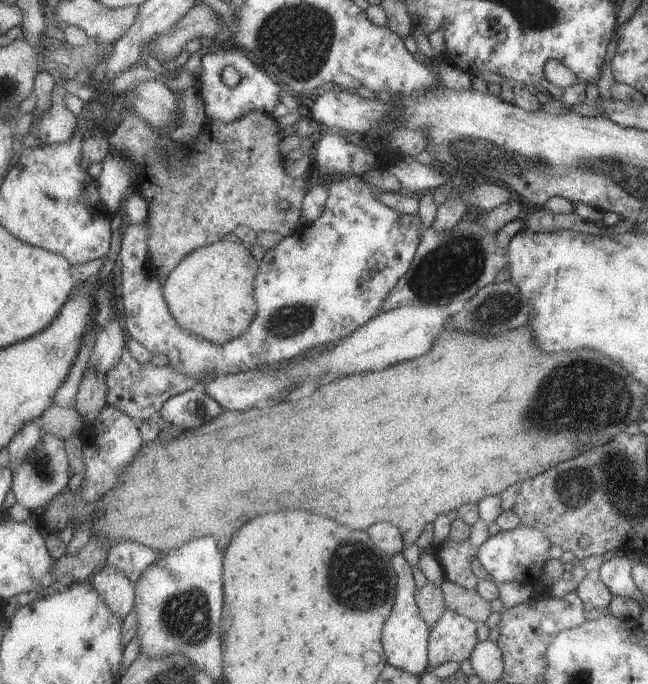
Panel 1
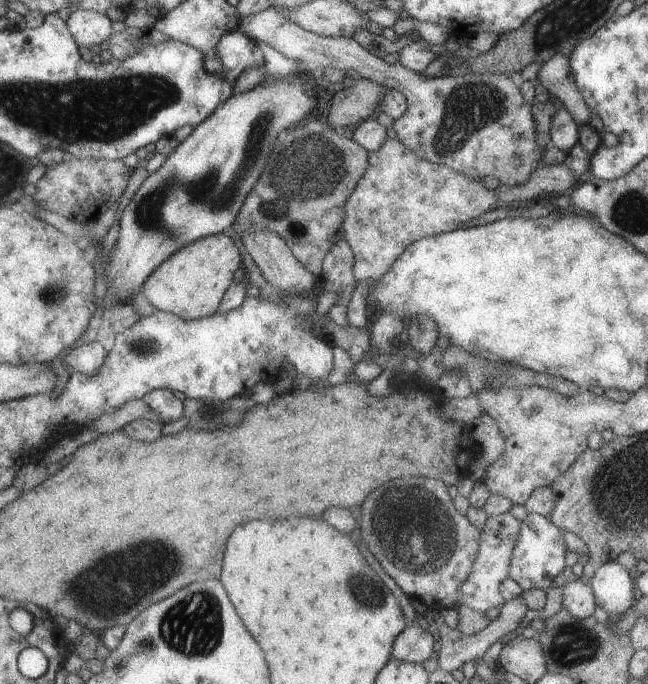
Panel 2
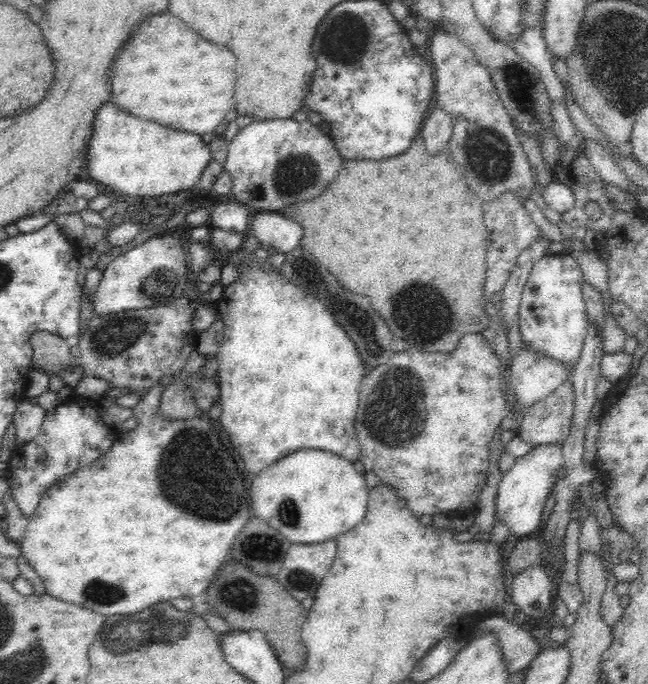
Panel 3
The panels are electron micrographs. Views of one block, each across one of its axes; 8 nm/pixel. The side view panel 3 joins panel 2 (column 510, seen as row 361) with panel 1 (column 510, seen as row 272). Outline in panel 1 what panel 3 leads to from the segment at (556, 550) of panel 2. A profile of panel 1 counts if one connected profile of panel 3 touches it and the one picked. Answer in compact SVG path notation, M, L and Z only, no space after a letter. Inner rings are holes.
M520 522L513 530L499 530L495 535L487 537L477 547L476 557L495 583L518 582L533 585L550 559L549 546L549 539L540 530Z

